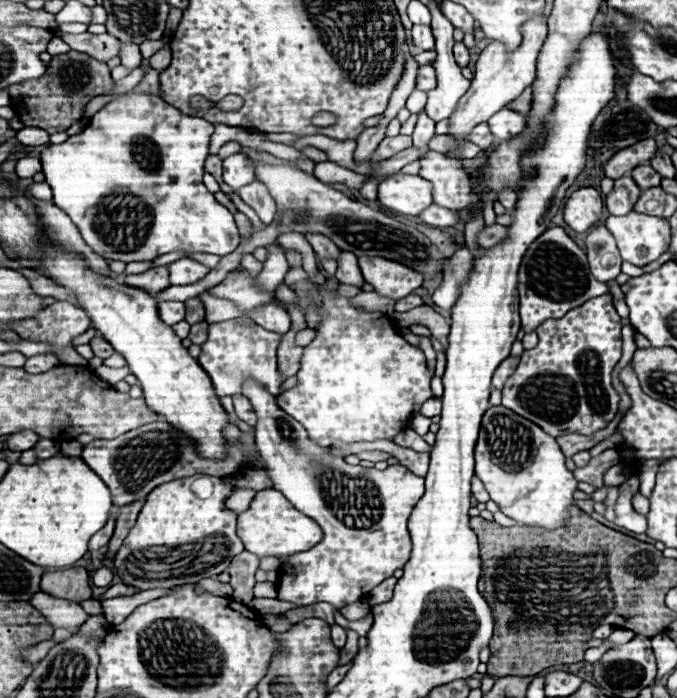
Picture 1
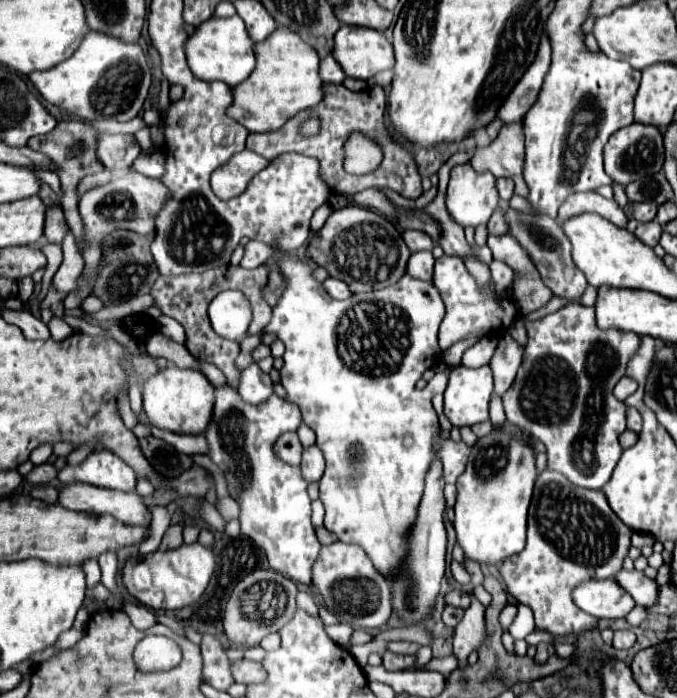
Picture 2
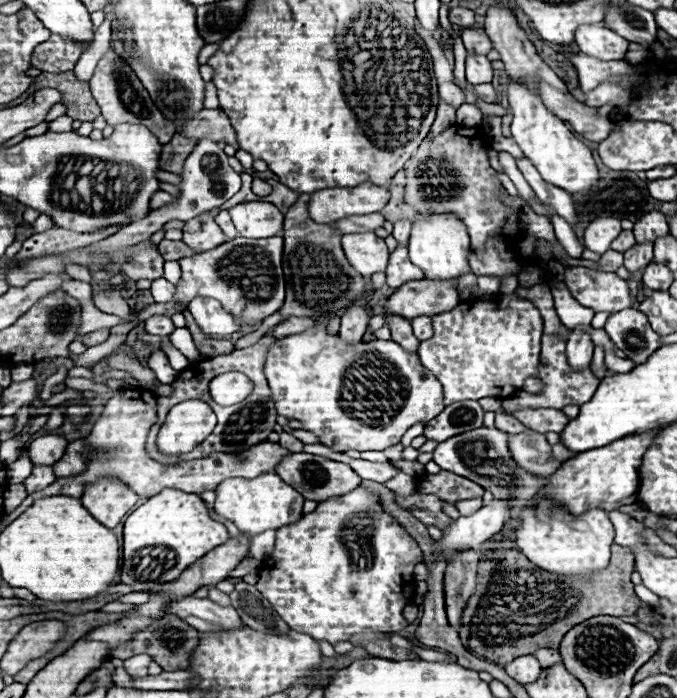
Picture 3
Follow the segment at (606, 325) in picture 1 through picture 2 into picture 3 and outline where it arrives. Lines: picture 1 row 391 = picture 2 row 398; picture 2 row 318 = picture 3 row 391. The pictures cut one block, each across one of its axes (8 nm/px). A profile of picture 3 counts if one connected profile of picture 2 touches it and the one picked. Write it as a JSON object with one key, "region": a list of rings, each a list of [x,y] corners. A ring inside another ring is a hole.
{"region":[[[544,334],[542,336],[542,352],[540,352],[540,364],[538,364],[538,380],[542,380],[544,388],[542,388],[542,394],[530,394],[530,392],[524,392],[520,390],[516,396],[512,398],[506,398],[502,402],[502,406],[510,408],[510,410],[516,410],[516,408],[554,408],[554,410],[562,410],[564,406],[582,406],[584,402],[588,402],[588,398],[594,396],[598,384],[600,384],[600,378],[592,372],[592,368],[584,368],[584,370],[572,370],[572,366],[568,364],[568,358],[566,358],[566,342],[562,336],[558,334]]]}

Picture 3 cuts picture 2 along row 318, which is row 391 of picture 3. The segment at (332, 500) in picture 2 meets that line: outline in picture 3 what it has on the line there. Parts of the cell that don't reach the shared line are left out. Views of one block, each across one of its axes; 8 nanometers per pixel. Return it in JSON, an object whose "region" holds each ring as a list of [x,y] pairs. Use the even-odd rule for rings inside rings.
{"region":[[[318,322],[318,326],[308,328],[300,334],[276,340],[276,344],[268,348],[264,374],[268,378],[272,400],[278,414],[300,420],[304,424],[304,430],[312,432],[320,444],[332,448],[334,452],[384,450],[400,442],[406,430],[416,422],[428,422],[444,410],[442,384],[430,370],[426,370],[420,364],[418,352],[408,352],[394,340],[348,344],[338,334],[328,334],[324,322]],[[360,360],[362,360],[362,378],[350,376],[354,364],[358,370]]]}

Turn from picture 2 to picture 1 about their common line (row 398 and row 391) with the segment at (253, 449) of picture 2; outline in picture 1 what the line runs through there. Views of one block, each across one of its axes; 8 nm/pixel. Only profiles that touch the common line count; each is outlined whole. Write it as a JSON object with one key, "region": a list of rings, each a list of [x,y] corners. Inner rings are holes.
{"region":[[[238,320],[214,322],[208,328],[208,340],[202,344],[198,364],[210,376],[214,390],[220,398],[242,394],[244,382],[250,382],[250,380],[268,388],[268,392],[274,398],[278,398],[282,394],[282,382],[284,382],[284,376],[278,370],[278,358],[276,358],[276,350],[280,342],[282,342],[282,334],[264,330],[258,324],[246,326],[246,324],[240,324]]]}

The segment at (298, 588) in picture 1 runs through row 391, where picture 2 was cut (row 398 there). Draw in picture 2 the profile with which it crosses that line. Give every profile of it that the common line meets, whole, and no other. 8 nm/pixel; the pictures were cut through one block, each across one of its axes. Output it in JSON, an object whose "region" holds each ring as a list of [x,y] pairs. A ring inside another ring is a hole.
{"region":[[[250,364],[248,368],[244,368],[240,372],[240,386],[238,386],[238,394],[246,400],[246,402],[264,402],[270,398],[272,394],[272,380],[266,372],[262,372],[258,368],[258,364]]]}

